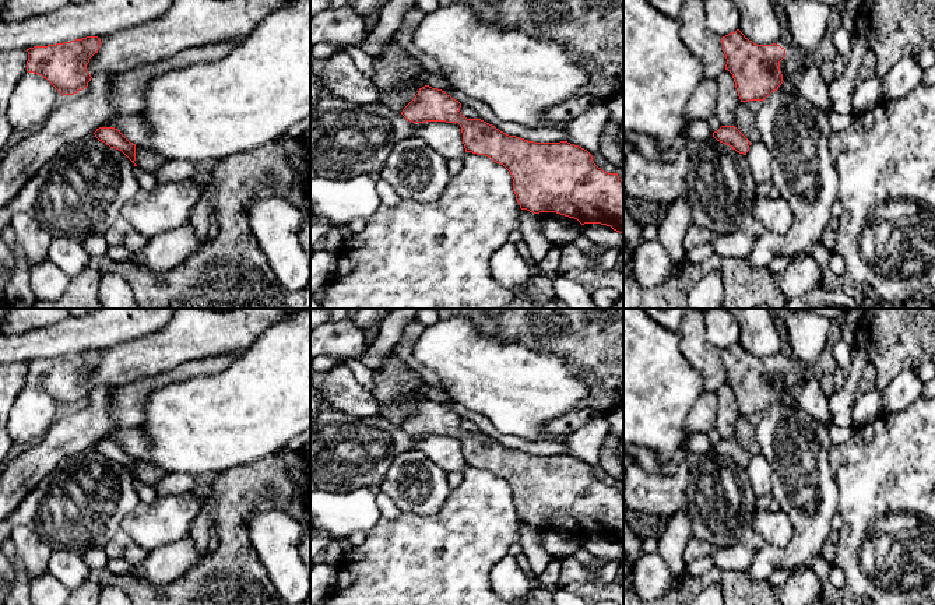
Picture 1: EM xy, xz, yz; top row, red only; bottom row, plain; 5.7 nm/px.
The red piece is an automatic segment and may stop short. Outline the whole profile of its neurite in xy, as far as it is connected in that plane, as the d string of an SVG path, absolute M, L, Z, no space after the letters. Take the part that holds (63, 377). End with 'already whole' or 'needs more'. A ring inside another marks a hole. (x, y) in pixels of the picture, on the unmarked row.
M87 349L71 355L27 362L27 384L46 391L61 408L74 408L88 400L89 372L98 366L101 352Z; already whole

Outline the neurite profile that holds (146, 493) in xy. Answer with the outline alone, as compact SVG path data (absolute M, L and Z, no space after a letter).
M134 479L134 489L141 503L150 504L157 499L157 492L148 483Z

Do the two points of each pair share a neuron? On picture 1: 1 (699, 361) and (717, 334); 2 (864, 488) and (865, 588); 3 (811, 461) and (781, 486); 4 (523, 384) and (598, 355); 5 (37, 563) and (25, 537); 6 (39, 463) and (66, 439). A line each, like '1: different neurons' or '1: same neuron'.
1: different neurons
2: same neuron
3: same neuron
4: different neurons
5: same neuron
6: same neuron

